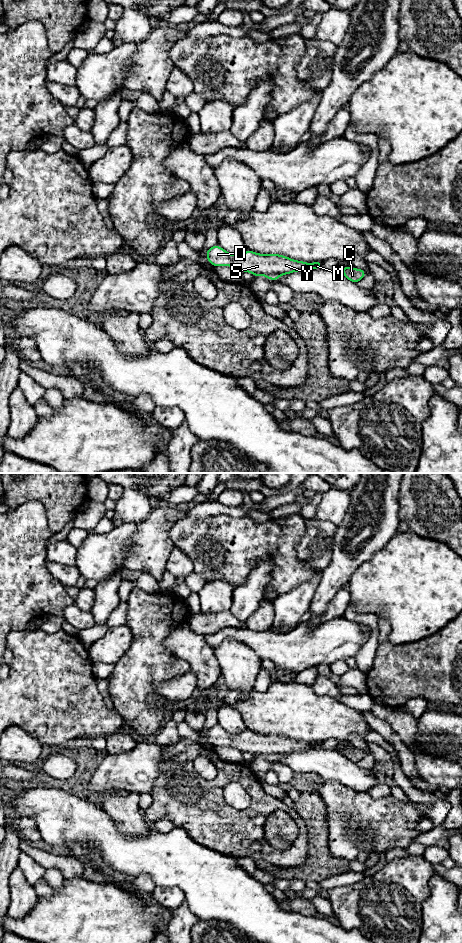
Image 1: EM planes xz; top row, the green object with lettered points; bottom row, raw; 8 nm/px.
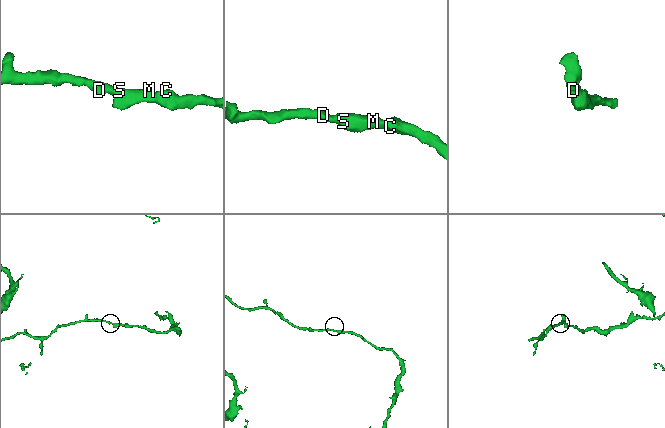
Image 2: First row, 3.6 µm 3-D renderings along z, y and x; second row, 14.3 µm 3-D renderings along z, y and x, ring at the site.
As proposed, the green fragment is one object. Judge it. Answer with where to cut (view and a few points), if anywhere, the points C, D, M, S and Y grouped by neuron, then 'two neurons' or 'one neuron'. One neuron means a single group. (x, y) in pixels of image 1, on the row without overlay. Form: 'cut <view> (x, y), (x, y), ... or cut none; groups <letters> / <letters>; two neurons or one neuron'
cut none; groups C D M S Y; one neuron

